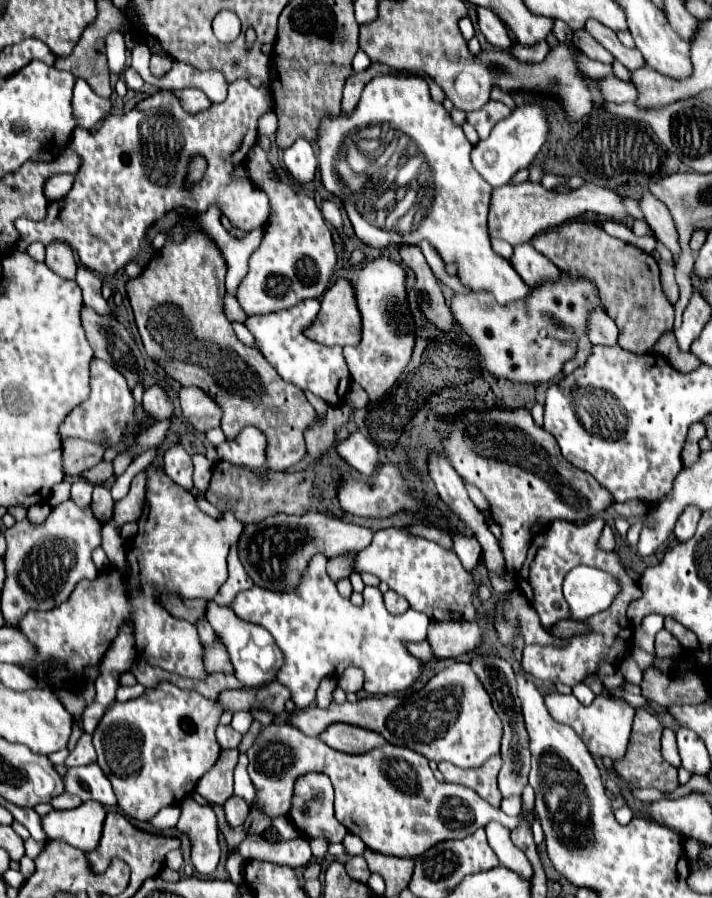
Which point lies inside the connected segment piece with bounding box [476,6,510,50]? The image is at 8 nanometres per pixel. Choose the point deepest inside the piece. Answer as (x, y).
(490, 26)

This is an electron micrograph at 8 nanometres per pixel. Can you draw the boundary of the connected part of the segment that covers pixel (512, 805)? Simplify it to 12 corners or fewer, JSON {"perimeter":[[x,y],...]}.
{"perimeter":[[521,796],[504,798],[500,809],[510,816],[521,811]]}

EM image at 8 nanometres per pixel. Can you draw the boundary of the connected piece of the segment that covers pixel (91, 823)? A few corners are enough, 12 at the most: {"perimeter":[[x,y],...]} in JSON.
{"perimeter":[[88,800],[42,818],[48,838],[82,852],[100,844],[104,806]]}

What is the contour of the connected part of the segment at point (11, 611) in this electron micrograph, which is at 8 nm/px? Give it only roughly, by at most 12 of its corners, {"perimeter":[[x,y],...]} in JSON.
{"perimeter":[[66,500],[6,528],[2,614],[52,610],[98,576],[102,524]]}

